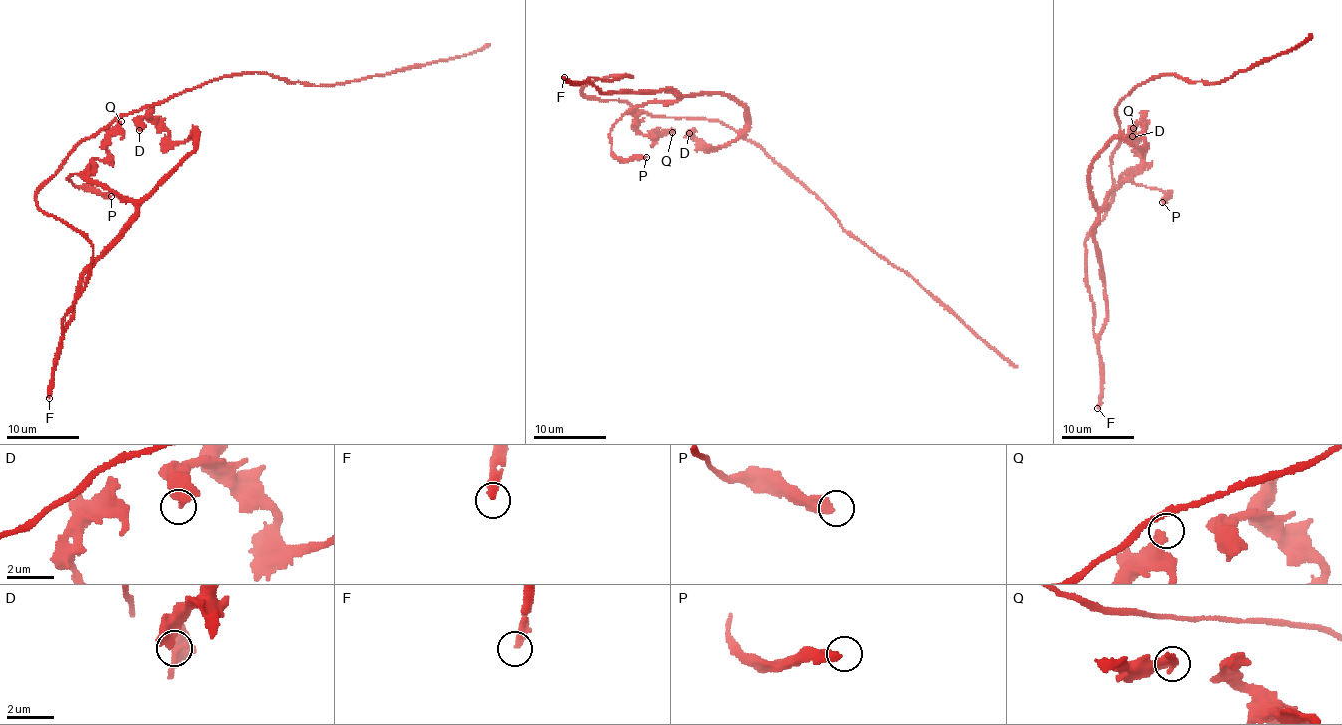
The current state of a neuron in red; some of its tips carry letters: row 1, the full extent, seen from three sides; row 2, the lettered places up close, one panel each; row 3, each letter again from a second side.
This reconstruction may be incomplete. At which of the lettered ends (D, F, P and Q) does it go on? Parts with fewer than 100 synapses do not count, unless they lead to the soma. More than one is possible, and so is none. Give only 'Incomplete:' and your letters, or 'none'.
Incomplete: none

